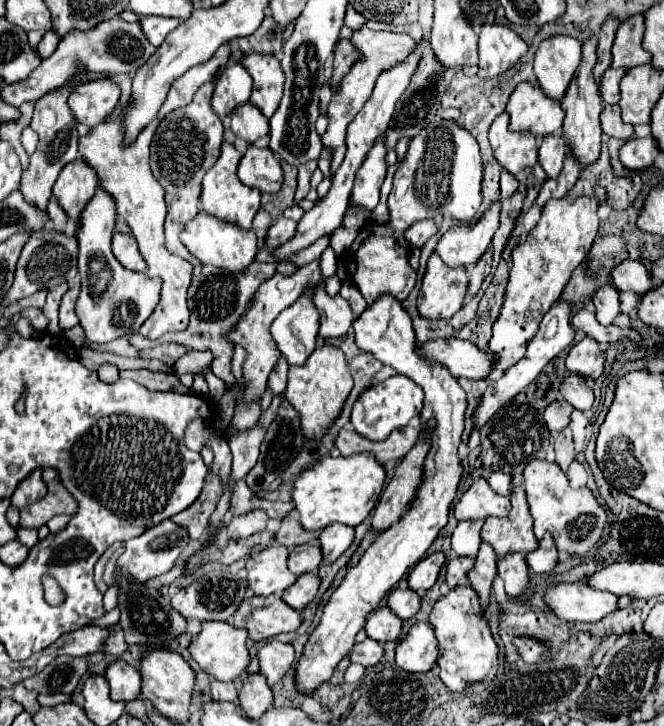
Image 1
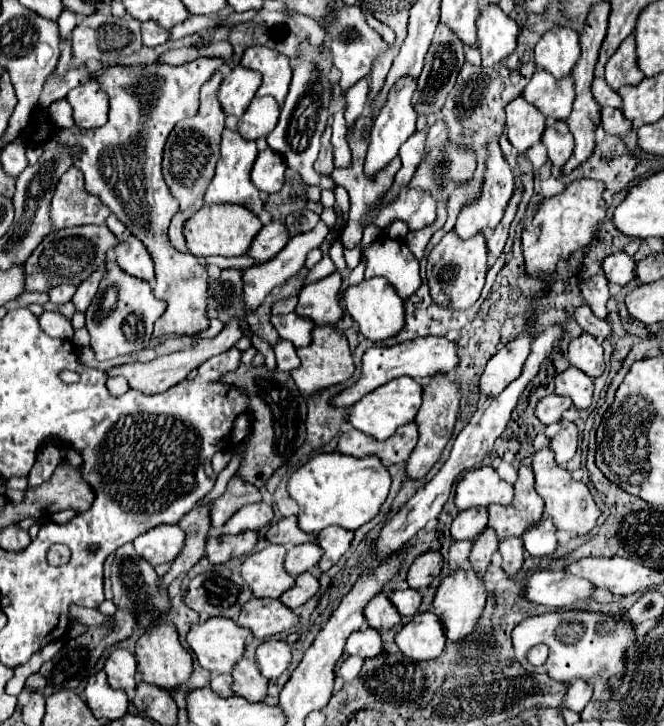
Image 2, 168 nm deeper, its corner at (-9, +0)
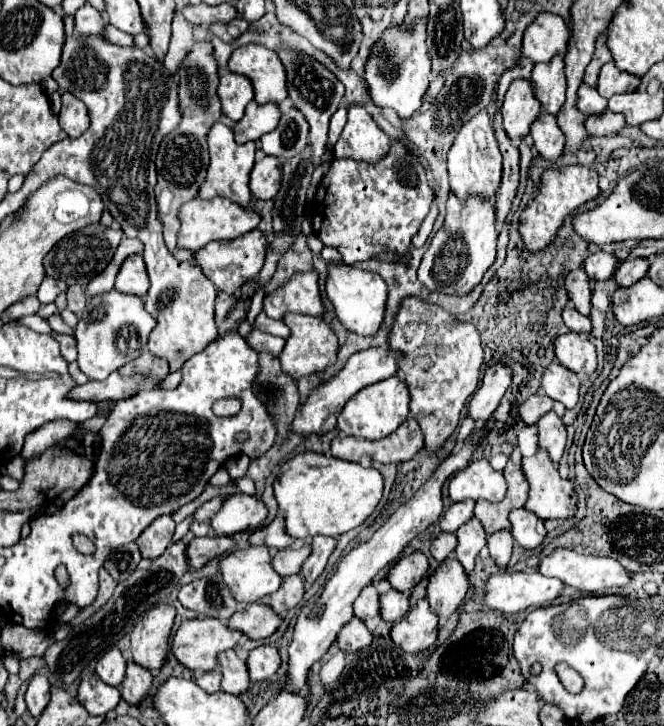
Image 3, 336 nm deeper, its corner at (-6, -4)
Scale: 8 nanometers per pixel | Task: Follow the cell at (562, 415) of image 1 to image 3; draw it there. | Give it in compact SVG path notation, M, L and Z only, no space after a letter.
M536 393L520 405L520 415L526 421L526 425L536 425L536 421L548 411L552 411L552 407L554 407L554 401L546 393Z

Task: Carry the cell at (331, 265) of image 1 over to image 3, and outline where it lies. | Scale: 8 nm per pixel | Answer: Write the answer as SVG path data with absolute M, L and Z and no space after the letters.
M360 105L348 107L348 123L334 147L336 157L378 163L390 153L390 137L374 123L370 113Z

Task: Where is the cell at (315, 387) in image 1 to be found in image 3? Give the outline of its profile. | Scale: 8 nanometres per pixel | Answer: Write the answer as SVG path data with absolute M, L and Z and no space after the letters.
M288 313L284 317L284 323L292 331L290 339L286 339L286 347L280 353L282 371L286 371L286 375L290 375L292 379L298 381L300 377L308 377L312 373L324 371L324 369L328 369L330 365L336 363L336 357L338 357L338 339L336 339L334 331L326 325L326 321L322 317Z

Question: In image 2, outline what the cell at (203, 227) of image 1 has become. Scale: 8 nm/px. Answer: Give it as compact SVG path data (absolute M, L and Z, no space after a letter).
M213 203L213 205L203 205L185 221L183 235L187 239L187 249L195 257L207 257L207 255L237 257L247 253L259 229L261 229L261 221L247 207L233 205L233 203Z

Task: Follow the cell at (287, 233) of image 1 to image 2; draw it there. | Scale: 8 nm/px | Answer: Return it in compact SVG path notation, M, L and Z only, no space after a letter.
M271 221L261 227L259 235L253 239L247 255L253 257L257 263L265 263L273 259L289 241L289 235L285 235L285 225L279 221Z

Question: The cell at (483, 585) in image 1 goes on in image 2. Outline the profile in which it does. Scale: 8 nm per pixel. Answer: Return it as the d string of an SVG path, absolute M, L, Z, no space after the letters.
M485 527L481 531L481 535L477 535L473 539L473 547L471 547L471 555L469 555L469 561L471 561L471 567L473 571L483 577L485 575L485 569L487 565L491 563L491 555L497 551L497 535L491 527Z

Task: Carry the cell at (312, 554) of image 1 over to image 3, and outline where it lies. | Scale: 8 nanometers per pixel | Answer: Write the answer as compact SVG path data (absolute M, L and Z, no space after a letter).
M300 547L300 549L282 549L276 551L272 557L272 567L280 577L290 577L300 573L302 563L310 557L310 547Z

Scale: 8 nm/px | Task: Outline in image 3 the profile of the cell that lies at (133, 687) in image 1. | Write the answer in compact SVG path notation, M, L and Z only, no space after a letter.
M110 649L96 665L96 673L100 675L100 679L108 685L114 685L114 687L120 687L122 685L122 679L126 677L126 659L124 655L120 653L120 649Z

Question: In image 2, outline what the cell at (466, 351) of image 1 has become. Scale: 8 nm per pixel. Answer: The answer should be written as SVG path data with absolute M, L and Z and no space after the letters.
M421 337L421 339L413 339L413 341L403 341L397 343L393 347L371 347L369 351L363 353L363 365L361 365L361 377L357 383L349 385L347 389L343 389L341 393L337 393L331 399L331 405L337 409L347 409L351 407L355 401L359 401L363 395L367 395L369 391L373 391L375 387L385 385L387 381L395 379L395 377L413 377L413 379L425 379L431 377L439 371L449 373L453 371L453 367L457 367L459 357L457 357L457 345L447 341L445 337Z

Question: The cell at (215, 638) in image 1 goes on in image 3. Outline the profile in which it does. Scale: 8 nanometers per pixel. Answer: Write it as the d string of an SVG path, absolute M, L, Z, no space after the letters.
M192 619L184 621L176 631L172 651L178 657L178 661L192 671L216 671L218 655L222 651L234 649L240 637L240 631L226 627L218 619Z

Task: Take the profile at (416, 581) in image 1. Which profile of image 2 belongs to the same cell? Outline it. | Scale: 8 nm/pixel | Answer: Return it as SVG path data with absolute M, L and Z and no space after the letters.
M427 551L417 555L407 571L407 585L413 589L425 589L441 573L443 557L437 551Z

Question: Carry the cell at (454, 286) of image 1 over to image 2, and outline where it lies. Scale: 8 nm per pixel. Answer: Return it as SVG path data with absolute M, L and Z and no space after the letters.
M455 229L449 231L429 253L427 257L427 283L435 303L453 307L453 309L467 309L477 299L485 285L487 273L487 241L483 233L475 237L461 239Z

